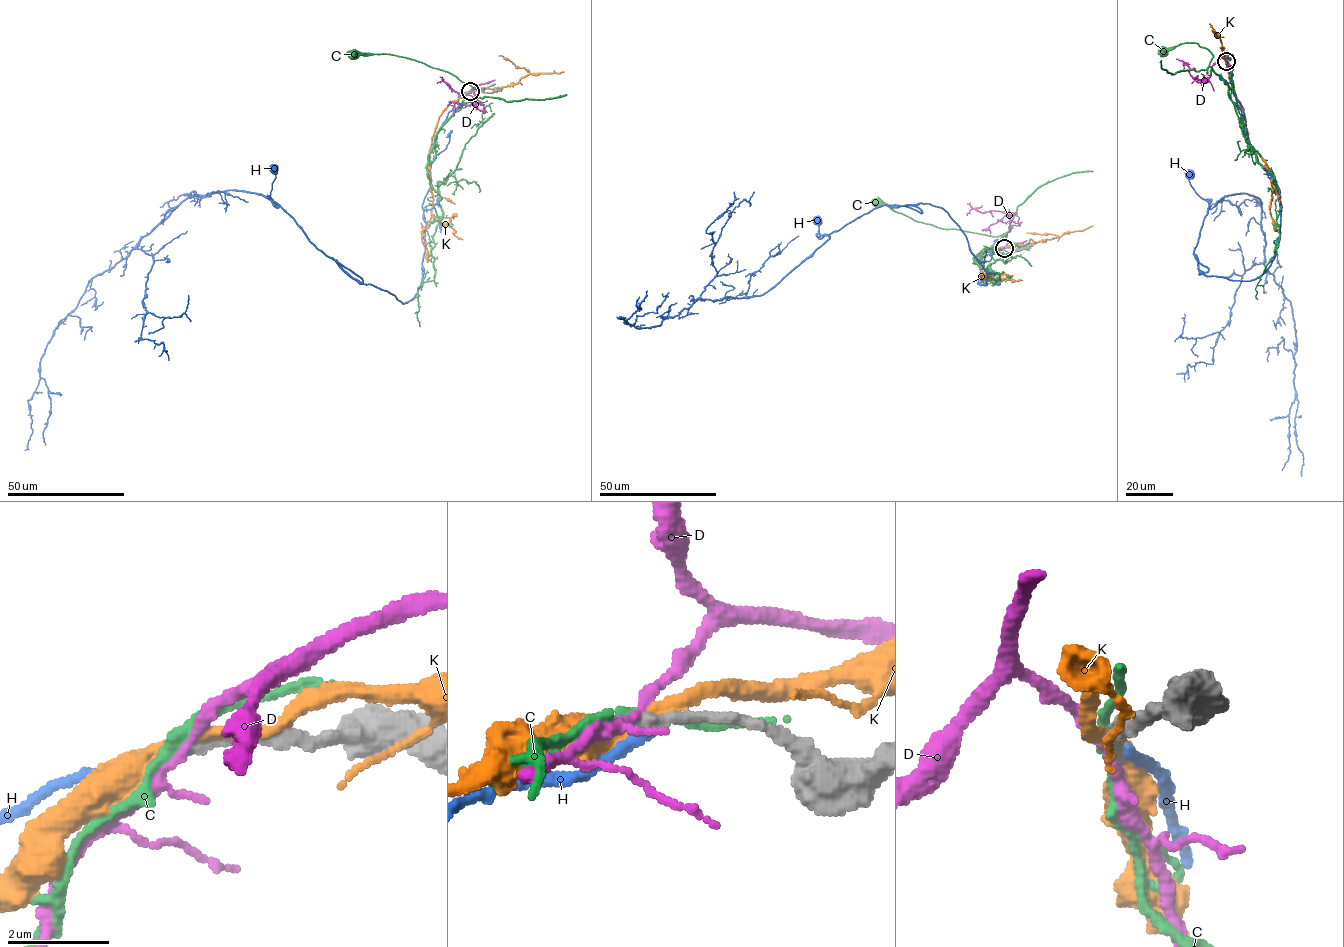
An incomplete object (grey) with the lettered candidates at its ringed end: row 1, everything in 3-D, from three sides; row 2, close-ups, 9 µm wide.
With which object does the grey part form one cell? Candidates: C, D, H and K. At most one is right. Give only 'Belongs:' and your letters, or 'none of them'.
Belongs: none of them

